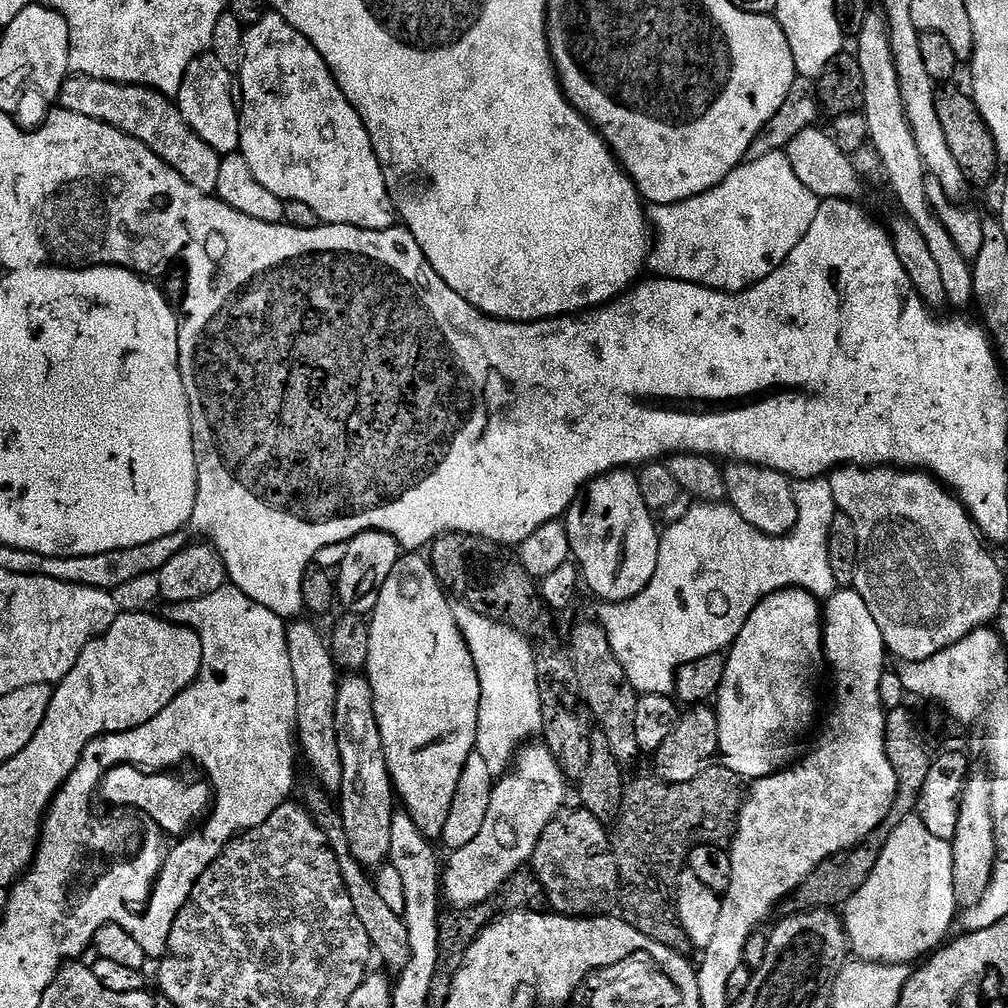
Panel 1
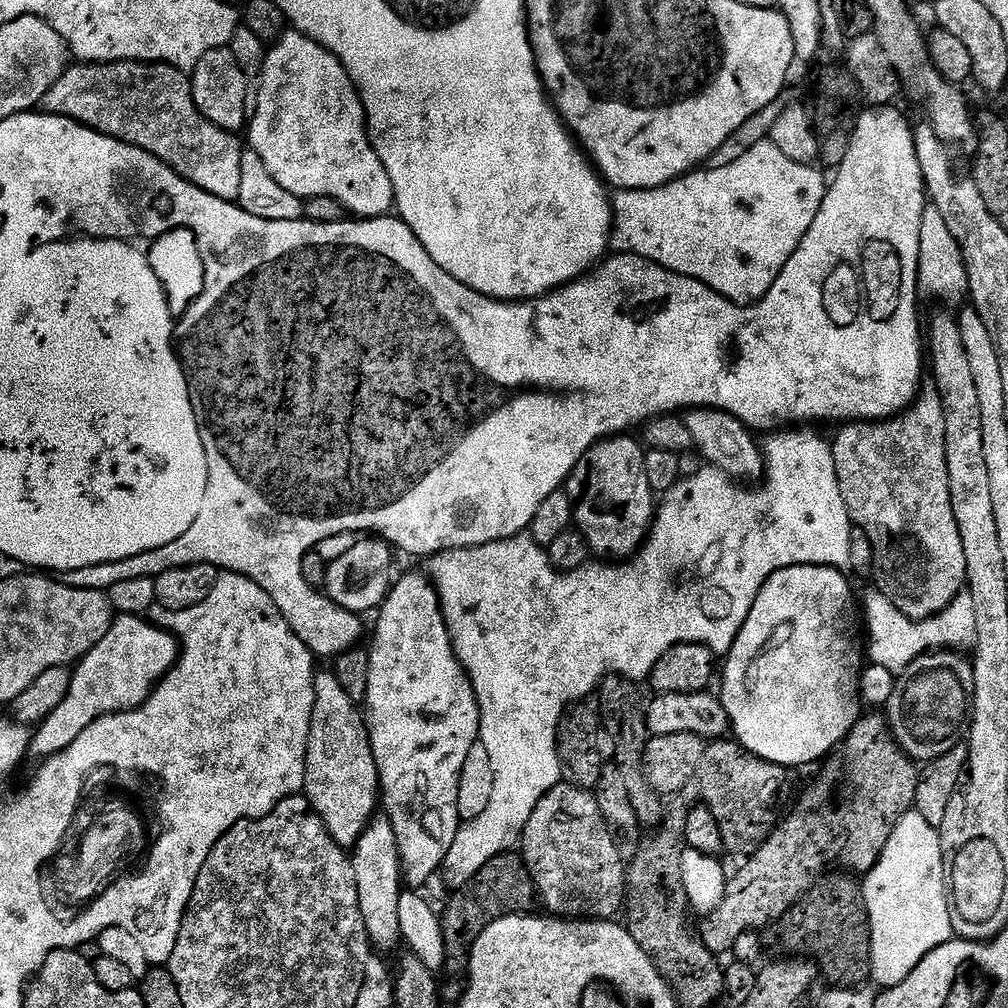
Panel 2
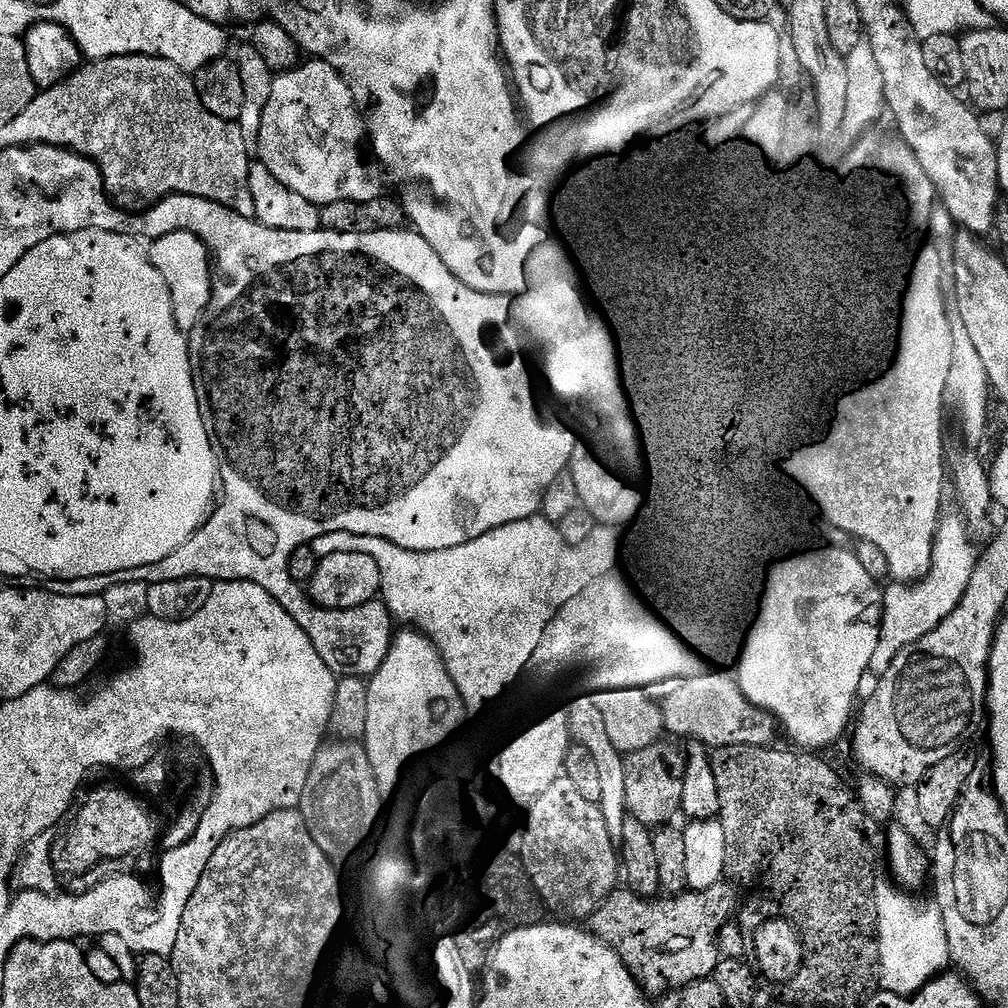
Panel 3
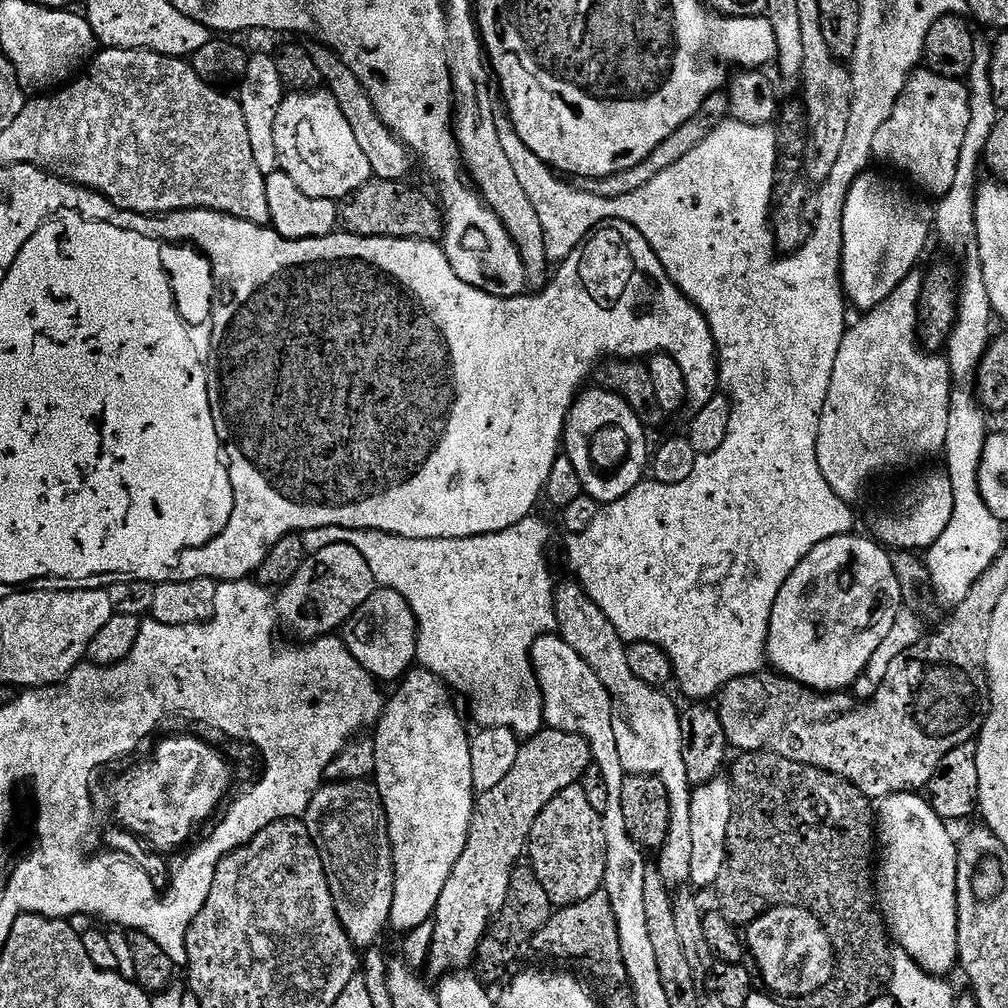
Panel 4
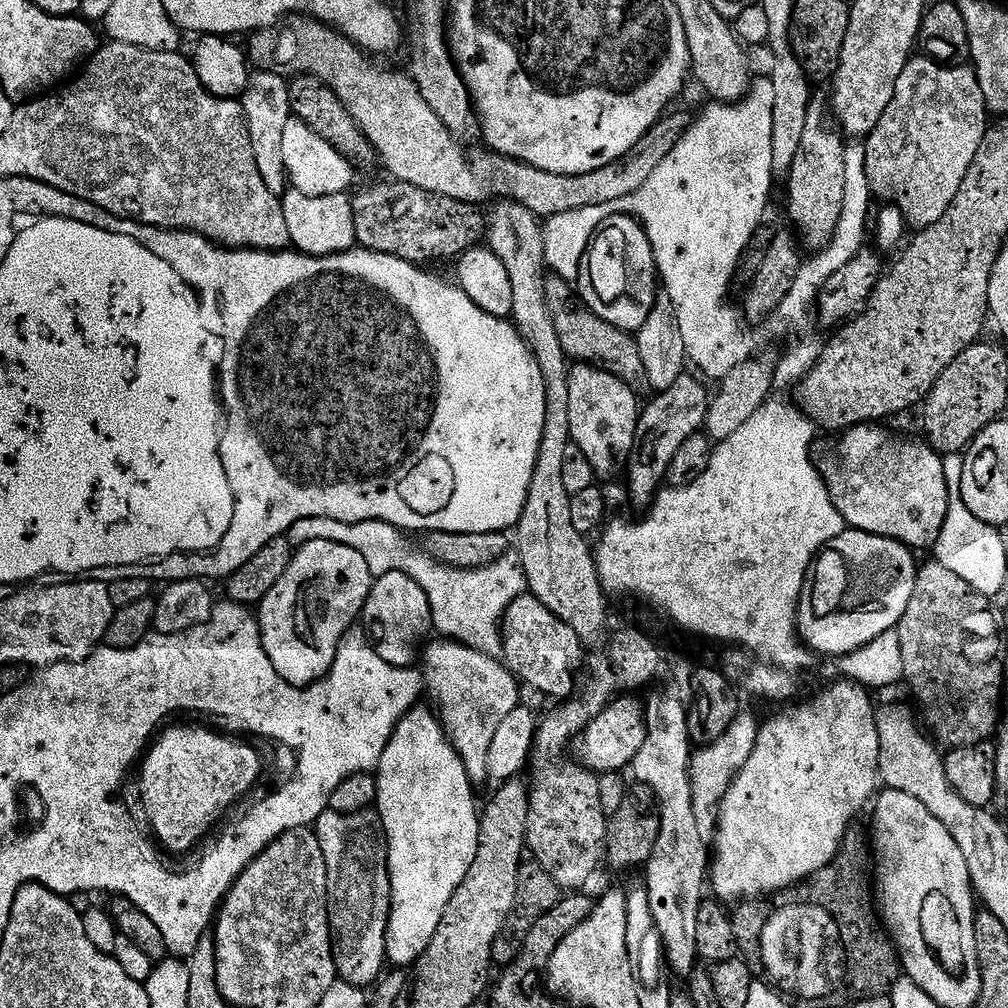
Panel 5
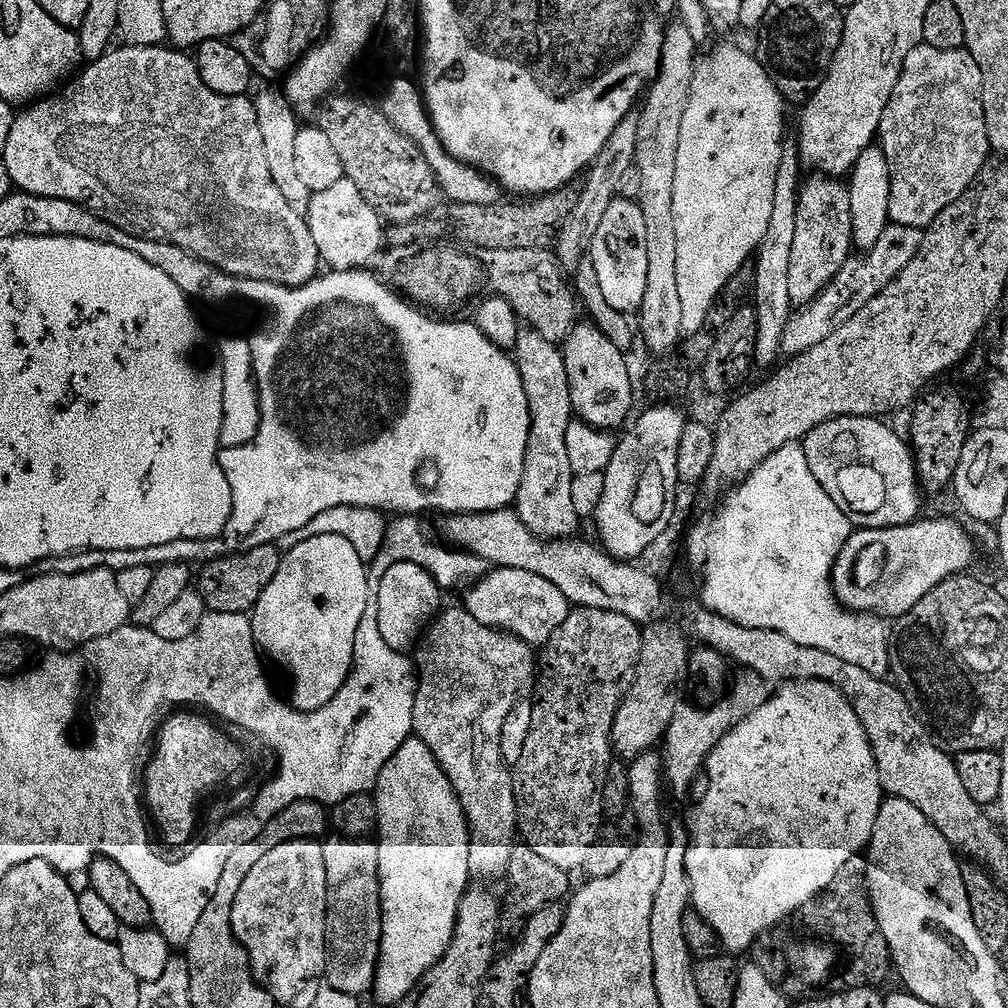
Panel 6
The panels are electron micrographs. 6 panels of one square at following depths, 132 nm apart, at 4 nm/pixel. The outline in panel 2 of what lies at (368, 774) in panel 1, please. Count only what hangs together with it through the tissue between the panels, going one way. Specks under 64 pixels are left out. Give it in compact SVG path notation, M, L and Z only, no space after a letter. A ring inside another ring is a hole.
M377 815L365 824L368 825L365 826L364 833L357 838L356 849L351 849L350 852L354 866L354 882L358 886L358 906L362 910L362 922L368 931L369 941L377 949L392 948L402 940L398 924L398 898L402 891L400 851L394 826L387 815Z

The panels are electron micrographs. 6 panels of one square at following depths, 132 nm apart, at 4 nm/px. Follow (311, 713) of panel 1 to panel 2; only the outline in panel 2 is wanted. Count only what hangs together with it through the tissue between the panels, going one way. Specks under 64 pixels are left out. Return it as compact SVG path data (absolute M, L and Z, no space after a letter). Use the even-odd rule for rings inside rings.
M317 671L315 679L316 701L310 718L303 795L312 803L312 809L325 818L371 817L378 808L380 772L374 762L365 713L356 709L359 708L357 701L344 689L342 682L338 682L335 671Z

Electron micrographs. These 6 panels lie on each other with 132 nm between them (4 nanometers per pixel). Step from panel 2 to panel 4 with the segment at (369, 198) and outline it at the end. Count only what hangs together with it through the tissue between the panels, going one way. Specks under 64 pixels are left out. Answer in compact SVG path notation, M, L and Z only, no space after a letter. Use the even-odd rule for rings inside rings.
M320 91L285 95L278 118L274 118L274 146L278 148L279 171L286 173L302 194L339 202L373 179L373 174L335 95Z

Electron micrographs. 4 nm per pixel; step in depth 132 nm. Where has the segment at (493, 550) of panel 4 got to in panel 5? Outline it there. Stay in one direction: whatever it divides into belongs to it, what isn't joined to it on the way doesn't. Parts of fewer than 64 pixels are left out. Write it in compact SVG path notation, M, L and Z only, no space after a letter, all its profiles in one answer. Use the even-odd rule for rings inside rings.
M325 516L322 518L302 518L302 522L294 522L294 526L290 526L286 537L292 544L293 549L301 548L306 542L314 542L315 540L338 542L342 546L350 546L354 550L358 550L362 554L362 558L366 558L366 566L370 566L370 574L374 578L388 576L391 572L401 572L402 575L409 576L412 579L409 581L415 587L421 588L430 602L435 631L441 637L470 646L487 656L499 657L503 653L502 621L504 612L510 606L510 602L514 602L519 596L525 595L528 586L524 567L515 551L509 550L502 558L498 558L492 564L487 564L481 568L454 568L449 564L438 562L431 552L425 550L421 545L420 549L418 545L411 544L407 540L409 537L401 529L381 520L347 524L346 522L331 520Z

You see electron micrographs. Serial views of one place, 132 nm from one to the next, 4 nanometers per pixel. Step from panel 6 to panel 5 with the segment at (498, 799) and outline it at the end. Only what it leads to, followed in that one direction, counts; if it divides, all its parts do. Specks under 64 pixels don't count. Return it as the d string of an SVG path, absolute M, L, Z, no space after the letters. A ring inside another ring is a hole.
M447 638L434 640L422 652L422 675L427 699L433 700L431 703L436 715L440 717L440 725L448 735L448 741L462 758L466 774L473 785L489 783L491 743L498 726L502 725L512 710L522 704L521 685L507 664L497 657L487 656L470 646Z

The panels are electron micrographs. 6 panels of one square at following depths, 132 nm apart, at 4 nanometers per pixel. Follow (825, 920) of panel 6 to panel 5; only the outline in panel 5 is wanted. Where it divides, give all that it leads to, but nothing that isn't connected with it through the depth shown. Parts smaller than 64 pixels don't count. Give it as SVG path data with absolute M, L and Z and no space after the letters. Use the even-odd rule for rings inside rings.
M848 831L836 857L810 879L798 884L794 890L800 900L811 901L812 904L819 904L826 910L835 912L839 924L846 929L846 938L850 938L854 948L854 958L860 960L861 966L861 974L854 978L854 987L847 994L850 1002L888 996L902 976L896 945L892 943L874 903L874 880L870 875L874 856L870 851L870 840L865 833L863 836L856 831Z

